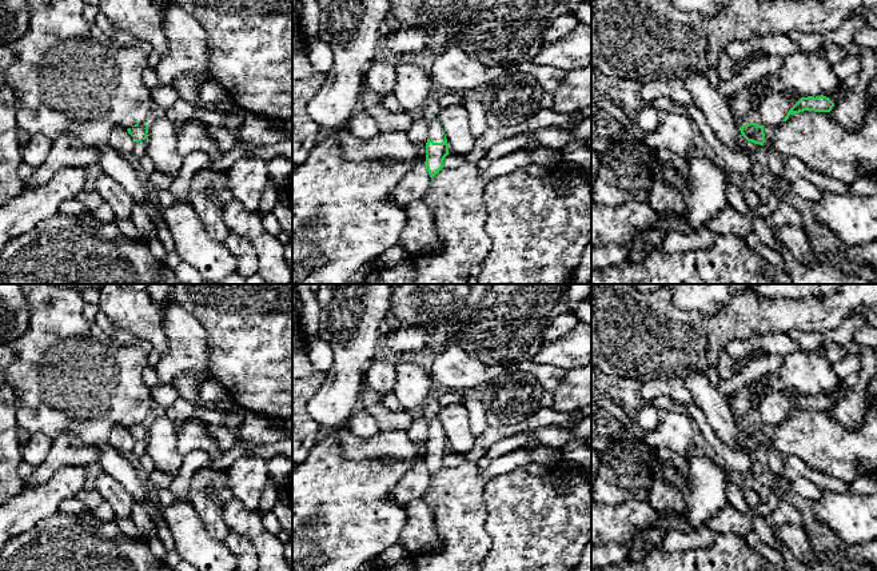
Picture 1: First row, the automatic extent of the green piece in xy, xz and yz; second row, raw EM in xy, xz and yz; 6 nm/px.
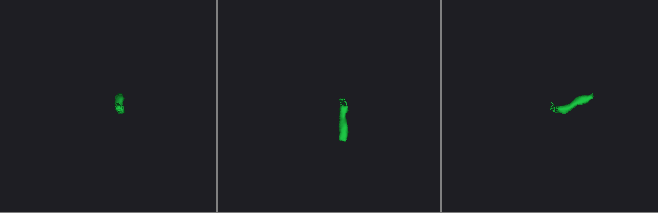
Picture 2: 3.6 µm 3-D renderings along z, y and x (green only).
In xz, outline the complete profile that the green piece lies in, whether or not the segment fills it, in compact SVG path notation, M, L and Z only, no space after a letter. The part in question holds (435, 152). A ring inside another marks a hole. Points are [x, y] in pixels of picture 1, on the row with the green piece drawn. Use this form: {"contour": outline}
{"contour": "M438 119L432 120L428 123L428 139L426 143L424 161L431 179L443 168L443 160L447 155L449 144L445 131Z"}

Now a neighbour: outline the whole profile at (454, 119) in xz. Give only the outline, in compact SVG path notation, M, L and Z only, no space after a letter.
M465 105L442 108L438 120L447 139L449 152L465 155L471 151L474 136L470 129L469 113Z

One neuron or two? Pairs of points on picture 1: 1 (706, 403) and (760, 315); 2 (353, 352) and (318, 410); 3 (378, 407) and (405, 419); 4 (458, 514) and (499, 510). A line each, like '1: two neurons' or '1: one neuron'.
1: two neurons
2: one neuron
3: one neuron
4: two neurons

